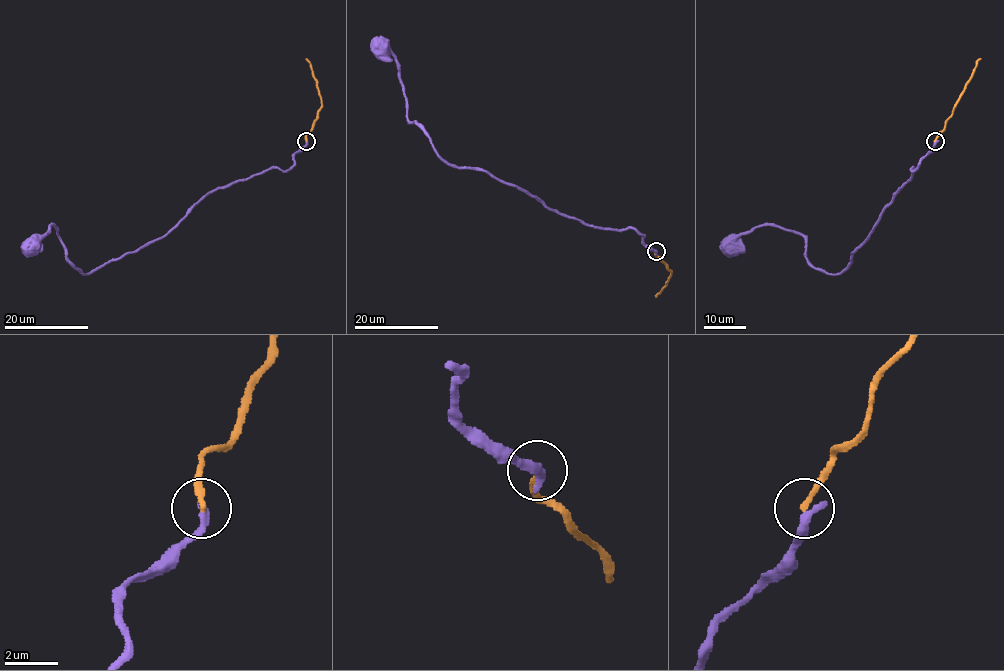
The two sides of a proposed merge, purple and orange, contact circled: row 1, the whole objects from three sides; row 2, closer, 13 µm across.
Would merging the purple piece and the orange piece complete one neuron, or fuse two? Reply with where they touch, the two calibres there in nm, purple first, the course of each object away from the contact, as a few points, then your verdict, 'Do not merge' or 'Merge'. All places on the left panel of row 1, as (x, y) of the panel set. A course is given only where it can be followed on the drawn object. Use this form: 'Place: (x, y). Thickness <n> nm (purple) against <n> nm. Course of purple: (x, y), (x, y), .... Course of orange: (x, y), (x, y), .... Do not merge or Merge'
Place: (306, 141). Thickness 400 nm (purple) against 240 nm. Course of purple: (306, 142), (286, 171), (266, 169), (212, 190), (163, 236), (90, 272), (65, 257), (52, 224), (33, 246). Course of orange: (306, 141), (306, 134), (313, 128), (321, 107), (317, 81), (306, 59). Do not merge

